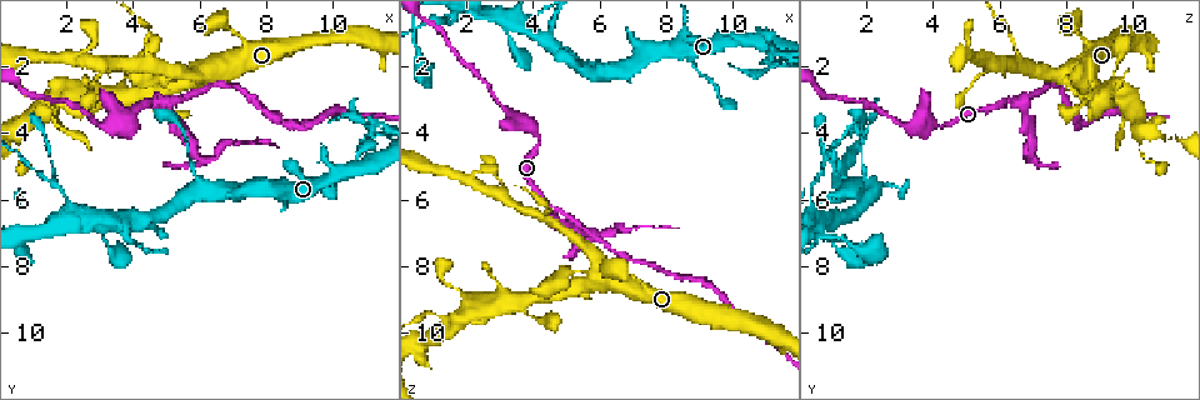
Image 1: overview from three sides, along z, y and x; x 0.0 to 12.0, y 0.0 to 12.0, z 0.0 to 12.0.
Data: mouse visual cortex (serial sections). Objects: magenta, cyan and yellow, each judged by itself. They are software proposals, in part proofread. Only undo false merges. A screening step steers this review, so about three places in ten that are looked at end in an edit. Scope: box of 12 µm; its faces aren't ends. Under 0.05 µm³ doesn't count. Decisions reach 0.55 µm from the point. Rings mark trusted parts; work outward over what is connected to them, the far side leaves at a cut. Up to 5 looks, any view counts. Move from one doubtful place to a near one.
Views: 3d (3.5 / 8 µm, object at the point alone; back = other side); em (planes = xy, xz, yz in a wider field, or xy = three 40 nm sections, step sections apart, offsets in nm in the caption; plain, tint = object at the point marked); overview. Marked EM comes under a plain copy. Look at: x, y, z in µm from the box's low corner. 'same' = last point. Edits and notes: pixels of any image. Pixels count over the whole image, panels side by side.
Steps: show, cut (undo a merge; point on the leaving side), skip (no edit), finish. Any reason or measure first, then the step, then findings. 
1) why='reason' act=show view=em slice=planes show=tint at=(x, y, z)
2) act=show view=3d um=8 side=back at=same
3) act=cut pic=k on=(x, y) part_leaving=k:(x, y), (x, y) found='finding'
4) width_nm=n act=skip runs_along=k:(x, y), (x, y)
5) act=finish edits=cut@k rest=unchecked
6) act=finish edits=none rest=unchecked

why='branch point' act=show view=3d um=3.5 at=(3.8, 3.8, 3.7)

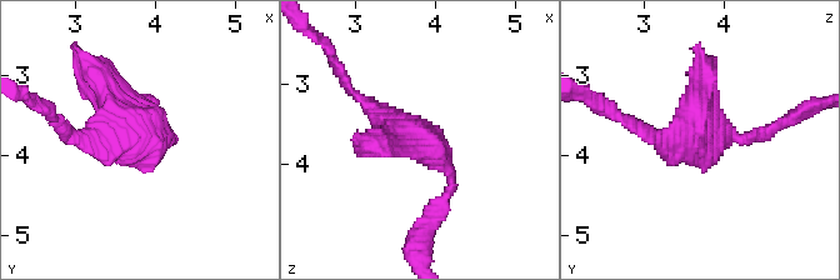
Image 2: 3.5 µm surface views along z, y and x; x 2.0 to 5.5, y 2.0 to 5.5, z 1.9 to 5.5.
arms=3 arm_widths_nm=150,200,300 why='shape alone is not enough' act=show view=em slice=xy step=3 show=tint at=(3.80, 3.75, 3.70)

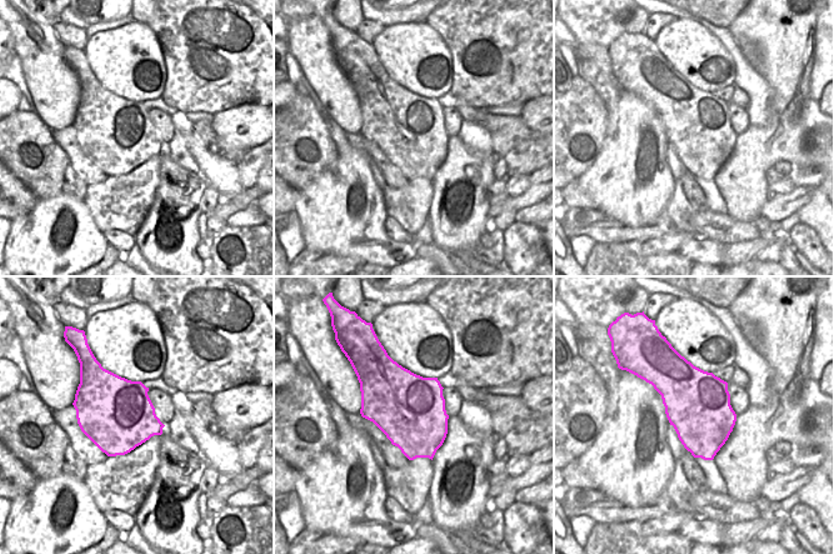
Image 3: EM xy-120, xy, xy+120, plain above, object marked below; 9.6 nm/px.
act=skip runs_along=2:(436, 206), (451, 188), (448, 165), (351, 89) found='continuous, no second cell'

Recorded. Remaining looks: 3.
why='thin neck' act=show view=3d um=3.5 side=back at=(4.4, 0.9, 6.4)

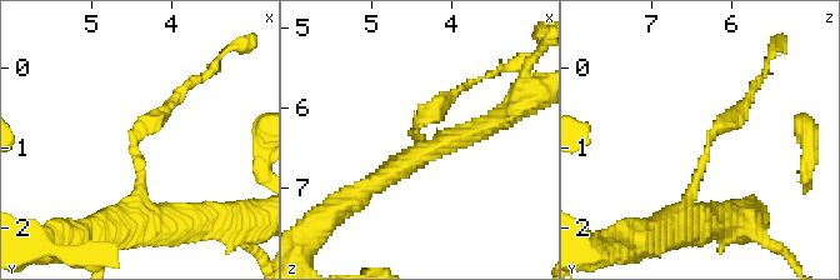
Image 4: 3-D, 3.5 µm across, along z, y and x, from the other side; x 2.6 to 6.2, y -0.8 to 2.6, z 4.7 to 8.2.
arm_widths_nm=150,200 act=show view=em slice=planes show=tint at=(4.45, 0.95, 6.30)

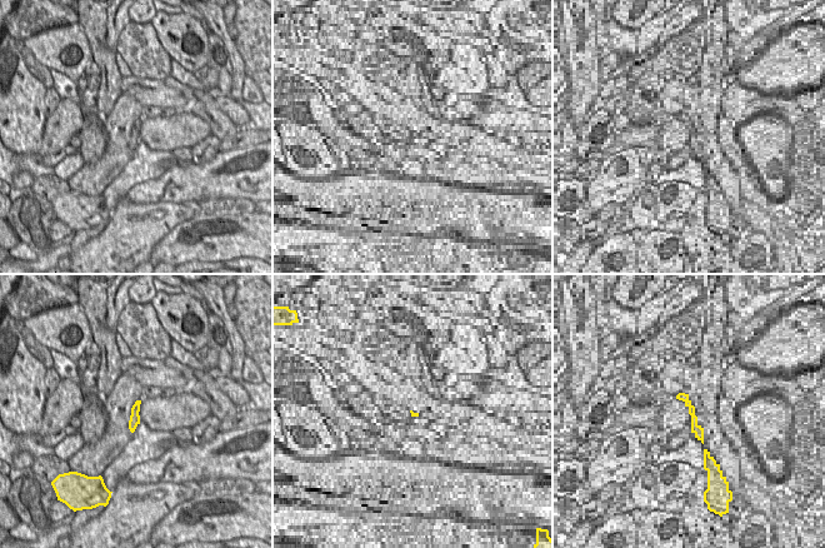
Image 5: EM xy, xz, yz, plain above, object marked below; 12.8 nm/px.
why='another direction' act=show view=em slice=xy step=5 show=tint at=same

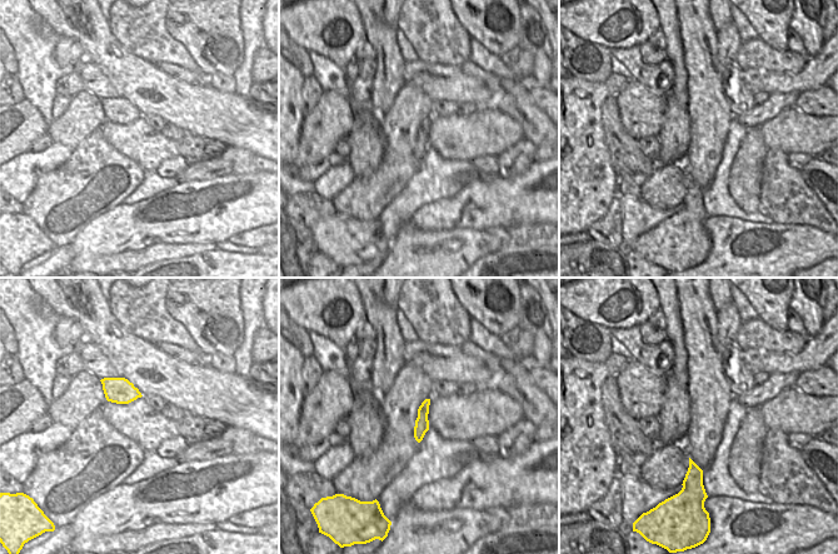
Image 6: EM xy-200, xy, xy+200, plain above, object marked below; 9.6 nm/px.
act=cut pic=4 on=(424, 119) part_leaving=4:(416, 135), (466, 86) found='a second cell is stuck on'

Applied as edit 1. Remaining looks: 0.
act=finish edits=cut@4 rest=unchecked

